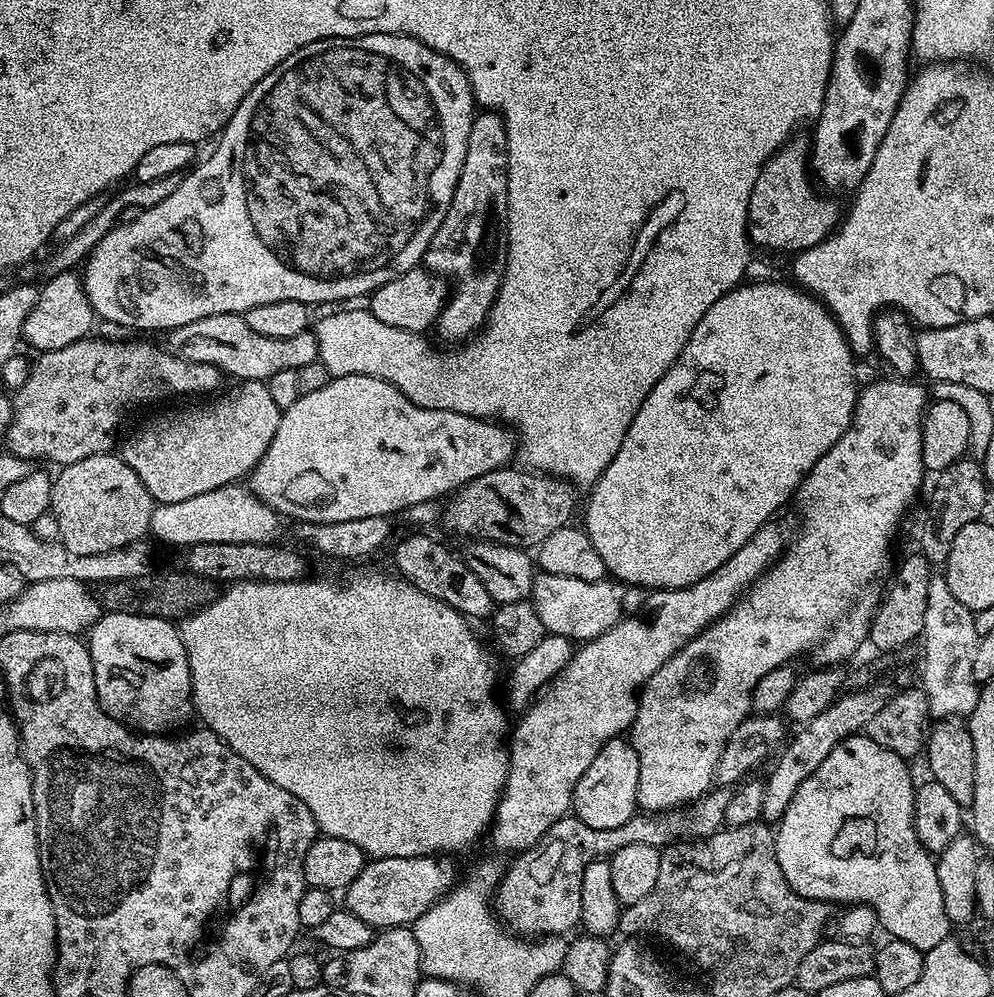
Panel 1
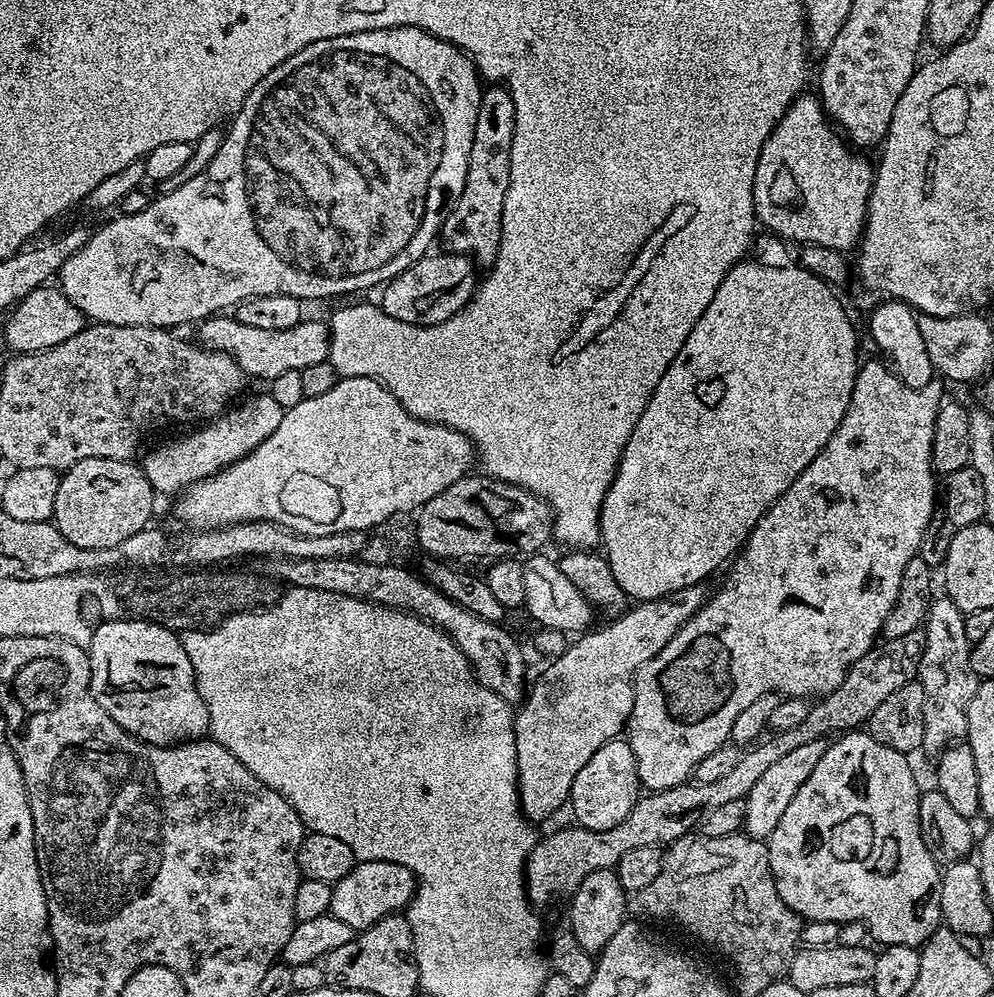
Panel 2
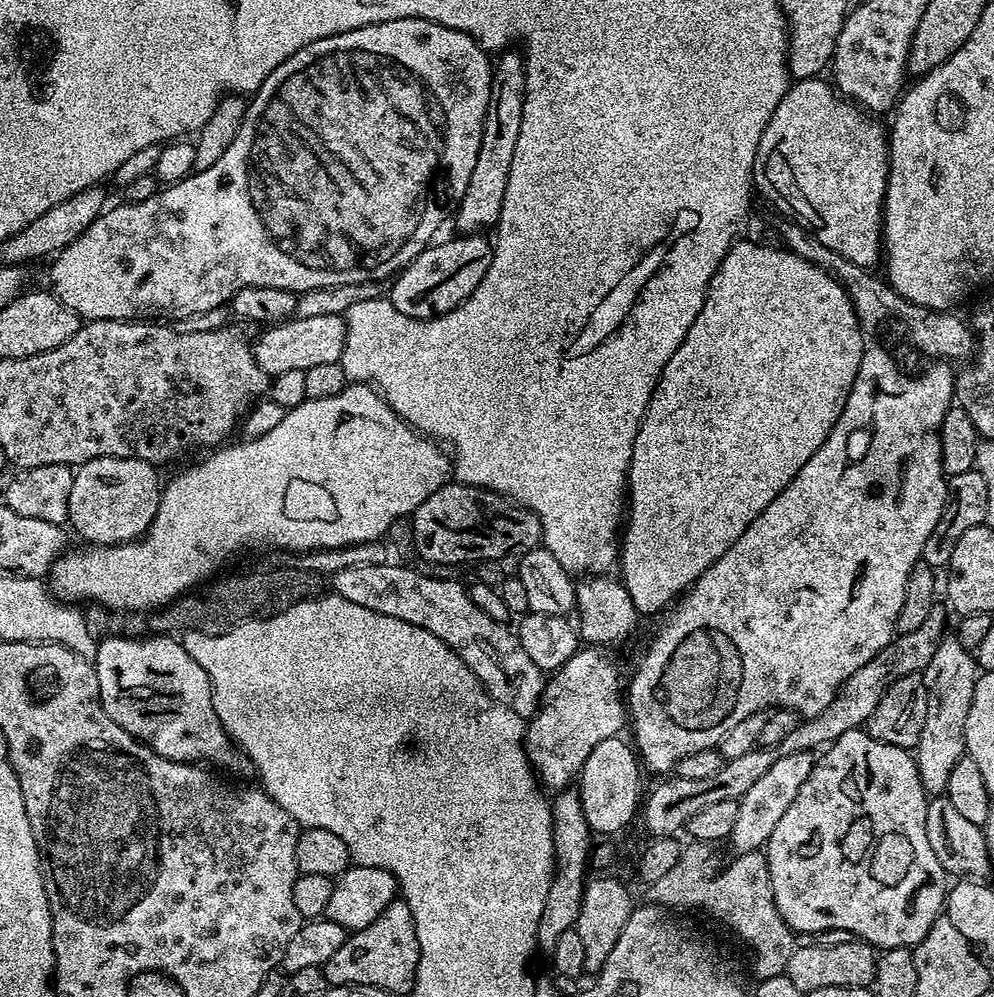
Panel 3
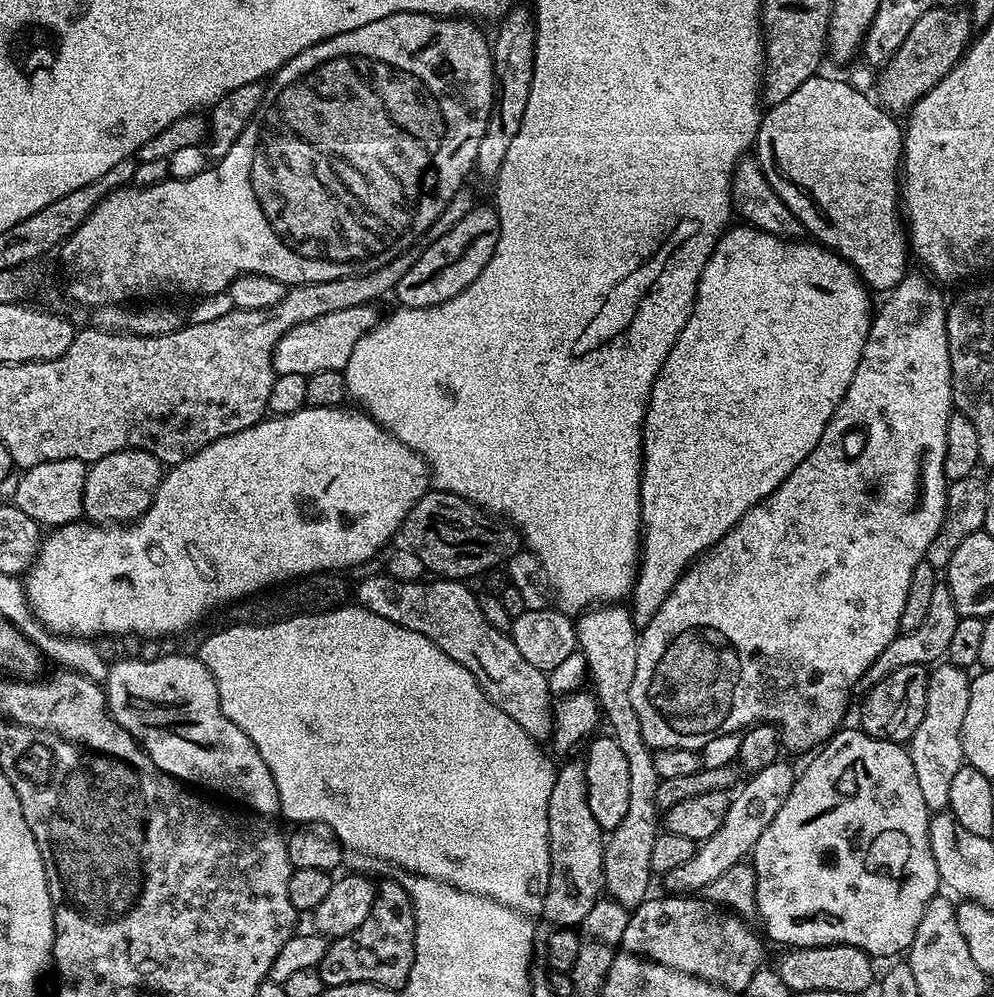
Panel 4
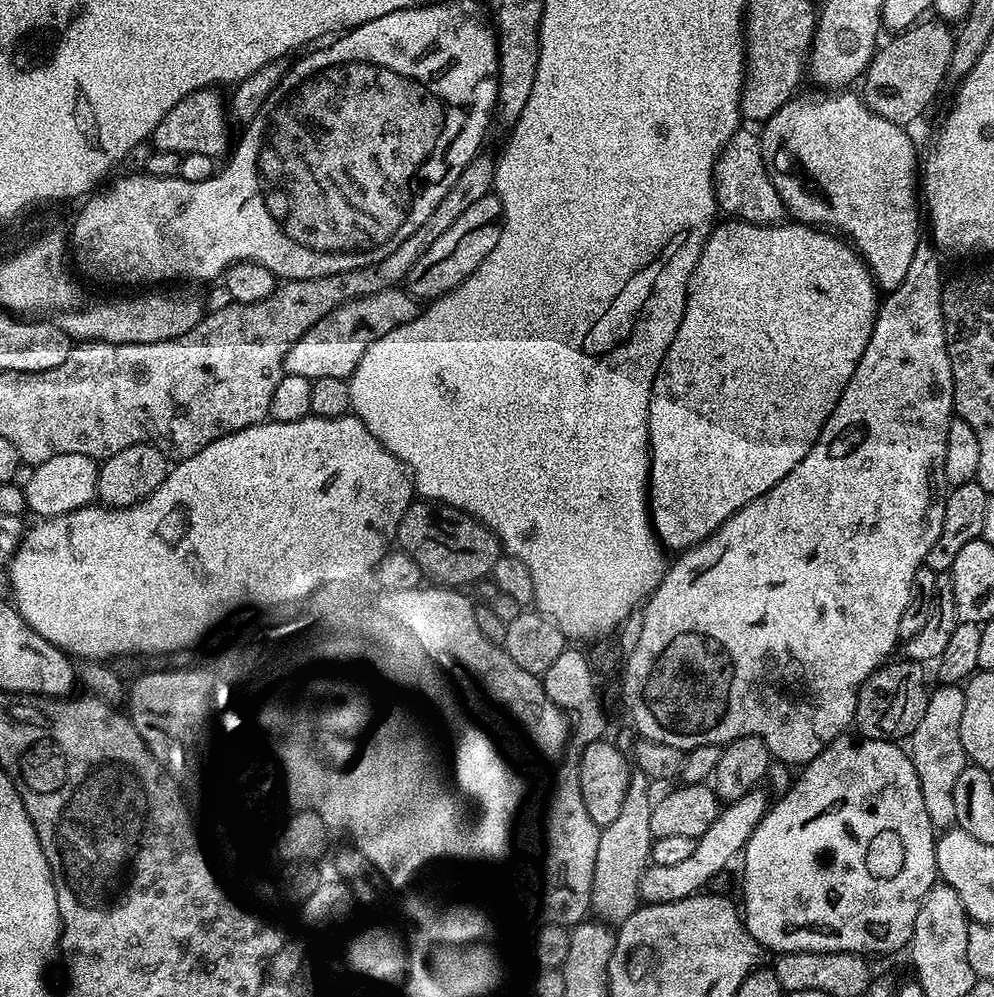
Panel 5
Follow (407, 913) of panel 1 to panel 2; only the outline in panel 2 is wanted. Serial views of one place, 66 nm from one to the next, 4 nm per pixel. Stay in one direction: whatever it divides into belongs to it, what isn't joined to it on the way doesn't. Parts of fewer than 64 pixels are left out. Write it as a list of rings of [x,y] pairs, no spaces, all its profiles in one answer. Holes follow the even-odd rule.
[[[361,860],[350,870],[350,874],[346,874],[346,878],[332,885],[330,914],[338,918],[338,922],[346,922],[353,933],[359,934],[387,916],[403,913],[415,894],[416,875],[406,870],[406,866],[398,866],[394,862]]]

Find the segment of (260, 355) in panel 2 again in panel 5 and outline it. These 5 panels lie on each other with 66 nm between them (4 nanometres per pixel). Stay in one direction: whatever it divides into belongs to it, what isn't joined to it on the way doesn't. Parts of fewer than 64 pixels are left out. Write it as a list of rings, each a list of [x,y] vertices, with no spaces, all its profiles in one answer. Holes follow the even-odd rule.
[[[399,287],[387,288],[366,298],[347,300],[342,306],[326,314],[322,322],[306,330],[306,334],[302,334],[298,342],[294,342],[284,359],[285,373],[311,381],[318,378],[347,378],[356,369],[364,351],[374,341],[382,338],[382,334],[403,328],[404,324],[412,321],[417,314],[417,301]]]

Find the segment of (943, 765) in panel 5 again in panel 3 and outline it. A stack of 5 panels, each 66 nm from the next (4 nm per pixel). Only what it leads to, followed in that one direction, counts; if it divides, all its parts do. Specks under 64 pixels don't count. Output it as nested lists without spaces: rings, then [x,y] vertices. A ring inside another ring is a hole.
[[[946,638],[934,650],[934,658],[922,673],[928,688],[926,723],[914,749],[918,774],[929,797],[936,798],[947,793],[950,770],[965,756],[966,714],[970,714],[970,702],[974,702],[974,686],[978,669],[973,653],[954,638]]]

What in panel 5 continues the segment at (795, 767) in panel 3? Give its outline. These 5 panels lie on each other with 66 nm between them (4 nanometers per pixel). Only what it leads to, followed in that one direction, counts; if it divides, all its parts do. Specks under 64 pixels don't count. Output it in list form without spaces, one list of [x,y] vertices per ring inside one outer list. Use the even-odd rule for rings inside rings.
[[[753,790],[746,793],[742,798],[725,803],[720,809],[718,818],[706,834],[702,834],[696,841],[694,854],[686,858],[683,862],[675,866],[658,866],[652,864],[642,880],[640,887],[641,897],[647,903],[670,903],[675,900],[686,899],[687,896],[694,896],[701,890],[707,889],[708,883],[731,862],[732,859],[739,857],[743,853],[745,846],[748,845],[750,834],[769,810],[770,799],[761,790]]]

